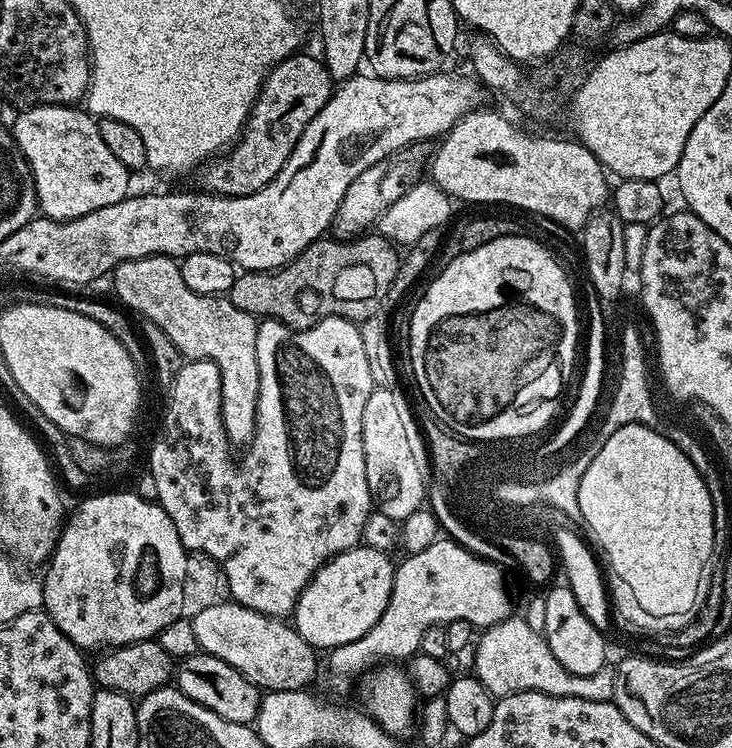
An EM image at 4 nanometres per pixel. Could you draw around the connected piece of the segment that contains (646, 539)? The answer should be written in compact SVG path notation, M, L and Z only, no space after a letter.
M628 424L616 430L614 434L606 438L605 444L594 455L593 460L587 466L585 473L582 474L581 485L578 486L578 504L581 507L583 523L588 526L587 531L591 536L600 536L604 540L604 548L608 548L610 566L616 567L616 572L632 584L632 592L636 592L636 601L644 604L652 616L660 616L664 624L676 624L681 628L686 626L700 609L702 599L702 589L706 584L706 562L710 558L710 552L714 547L714 514L712 513L712 499L710 490L706 490L706 482L702 482L702 474L694 470L694 462L678 450L678 446L672 441L671 435L663 436L660 432L655 432L652 424Z

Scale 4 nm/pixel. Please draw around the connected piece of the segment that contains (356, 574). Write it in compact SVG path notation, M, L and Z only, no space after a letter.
M357 546L327 560L298 598L294 613L296 632L317 650L331 650L361 640L370 626L382 618L386 602L390 602L397 567L391 558L382 550Z

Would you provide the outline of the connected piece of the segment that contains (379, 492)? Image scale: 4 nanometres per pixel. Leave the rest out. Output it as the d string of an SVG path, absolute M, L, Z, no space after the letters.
M373 387L370 398L366 398L366 410L362 410L362 450L366 454L366 482L375 511L403 522L425 507L429 495L429 453L409 397L399 387Z

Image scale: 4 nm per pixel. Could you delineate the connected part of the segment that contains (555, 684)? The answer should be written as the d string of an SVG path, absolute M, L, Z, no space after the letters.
M513 614L507 620L483 629L475 641L475 652L474 675L493 698L515 692L541 692L551 696L582 698L590 702L609 702L614 694L616 673L611 667L599 668L594 674L585 676L570 674L570 670L566 670L566 666L554 658L543 635L535 632L520 614Z

